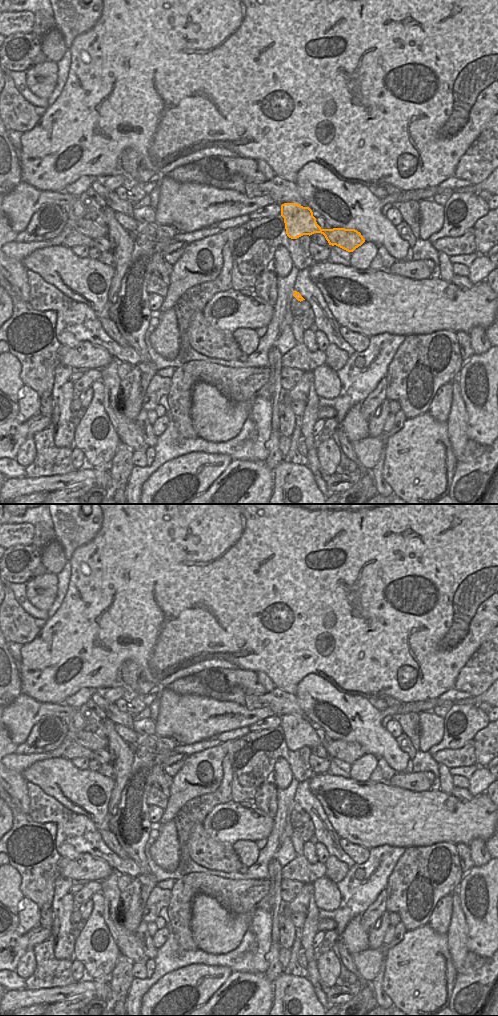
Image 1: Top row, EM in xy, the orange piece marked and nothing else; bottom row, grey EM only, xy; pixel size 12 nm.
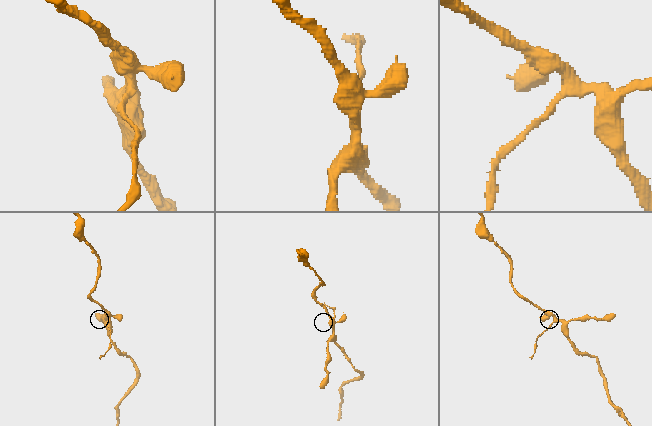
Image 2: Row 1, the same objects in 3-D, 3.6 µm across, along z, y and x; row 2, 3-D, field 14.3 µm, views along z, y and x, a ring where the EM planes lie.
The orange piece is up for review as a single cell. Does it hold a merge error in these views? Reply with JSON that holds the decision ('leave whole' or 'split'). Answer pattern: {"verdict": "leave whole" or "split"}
{"verdict": "leave whole"}

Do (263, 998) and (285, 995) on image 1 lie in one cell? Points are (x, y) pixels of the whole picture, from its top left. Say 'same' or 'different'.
different

